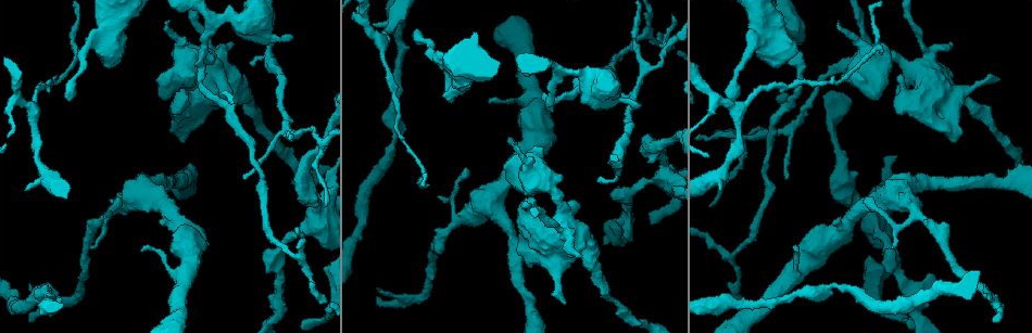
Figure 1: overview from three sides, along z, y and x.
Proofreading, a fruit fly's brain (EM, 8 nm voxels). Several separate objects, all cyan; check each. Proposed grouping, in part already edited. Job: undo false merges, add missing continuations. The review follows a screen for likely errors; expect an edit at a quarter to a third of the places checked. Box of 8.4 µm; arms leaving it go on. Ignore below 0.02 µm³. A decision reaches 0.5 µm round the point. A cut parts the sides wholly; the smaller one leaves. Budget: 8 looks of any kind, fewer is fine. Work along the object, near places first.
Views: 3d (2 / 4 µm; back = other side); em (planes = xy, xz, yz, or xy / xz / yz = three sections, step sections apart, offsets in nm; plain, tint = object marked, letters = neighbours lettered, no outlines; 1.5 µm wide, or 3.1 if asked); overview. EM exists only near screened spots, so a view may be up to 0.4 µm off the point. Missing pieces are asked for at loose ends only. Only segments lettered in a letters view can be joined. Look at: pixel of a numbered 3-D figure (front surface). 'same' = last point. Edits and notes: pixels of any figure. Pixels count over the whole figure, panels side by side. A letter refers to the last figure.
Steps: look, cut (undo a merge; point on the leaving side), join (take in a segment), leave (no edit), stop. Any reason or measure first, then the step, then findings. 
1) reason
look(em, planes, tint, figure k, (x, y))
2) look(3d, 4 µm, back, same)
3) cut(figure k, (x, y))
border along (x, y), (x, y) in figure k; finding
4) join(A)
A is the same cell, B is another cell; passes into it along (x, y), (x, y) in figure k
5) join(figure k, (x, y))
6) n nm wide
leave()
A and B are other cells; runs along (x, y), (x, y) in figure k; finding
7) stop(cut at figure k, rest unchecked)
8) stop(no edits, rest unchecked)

arms part here
look(em, planes, letters, figure 1, (297, 256))

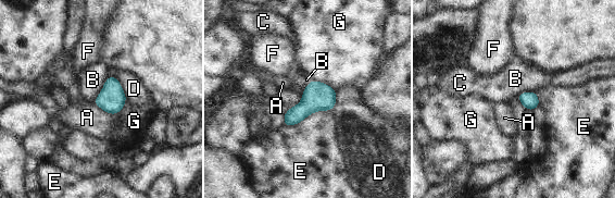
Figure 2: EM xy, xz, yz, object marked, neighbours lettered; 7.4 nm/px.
E touches over 380 nm
leave()
A, B, C, D, E, F and G are other cells; border along (110, 75), (92, 102) in figure 2; one neuron here

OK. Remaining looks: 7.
tapers out
look(em, planes, tint, figure 1, (142, 251))

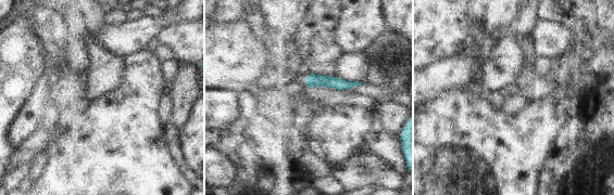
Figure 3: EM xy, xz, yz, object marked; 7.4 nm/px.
look(em, planes, letters, same)

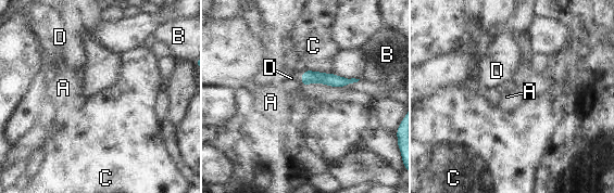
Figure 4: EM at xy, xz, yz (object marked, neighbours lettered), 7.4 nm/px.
leave()
A, B, C and D are other cells; runs along (303, 81), (306, 78), (348, 81) in figure 4; none of them fits

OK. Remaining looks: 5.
free end
look(3d, 2 µm, figure 1, (29, 318))

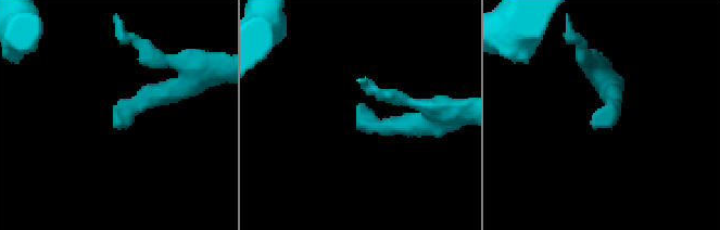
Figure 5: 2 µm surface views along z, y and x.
look(em, planes, letters, figure 5, (362, 105))

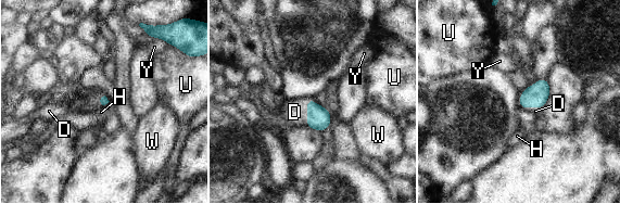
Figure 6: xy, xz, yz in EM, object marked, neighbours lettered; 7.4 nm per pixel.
join(figure 6, (294, 112))
D is the same cell, H, U, W and Y are other cells; passes into it along (318, 118), (307, 112), (294, 112) in figure 6; it goes on there

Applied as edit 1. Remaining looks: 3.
look(overview)

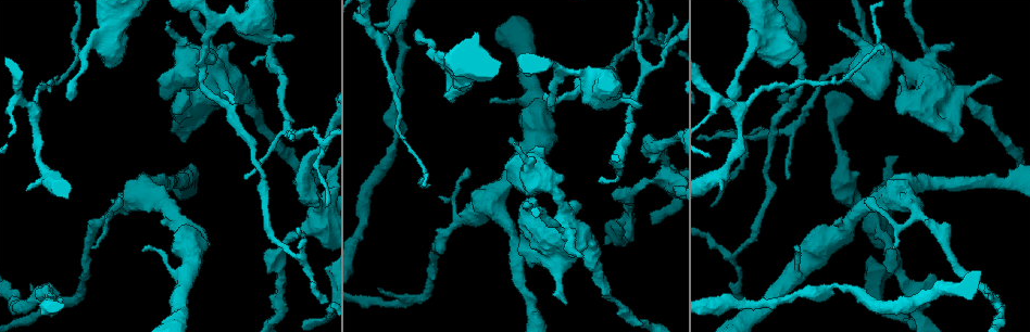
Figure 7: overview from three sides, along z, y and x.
an open end
look(em, planes, plain, figure 7, (603, 179))

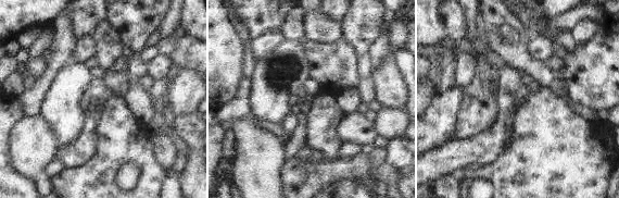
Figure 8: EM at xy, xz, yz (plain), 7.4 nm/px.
look(em, planes, letters, same)

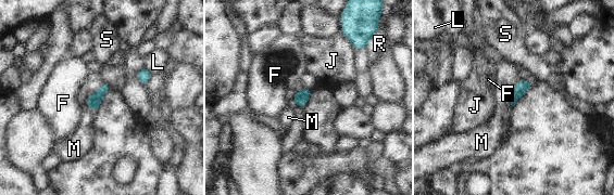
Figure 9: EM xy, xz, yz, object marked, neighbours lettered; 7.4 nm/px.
90 nm wide
leave()
F, J, L, M, R and S are other cells; border along (300, 88), (292, 103) in figure 9; no lettered segment goes on from it

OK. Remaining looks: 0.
stop(join at figure 6, rest unchecked)

